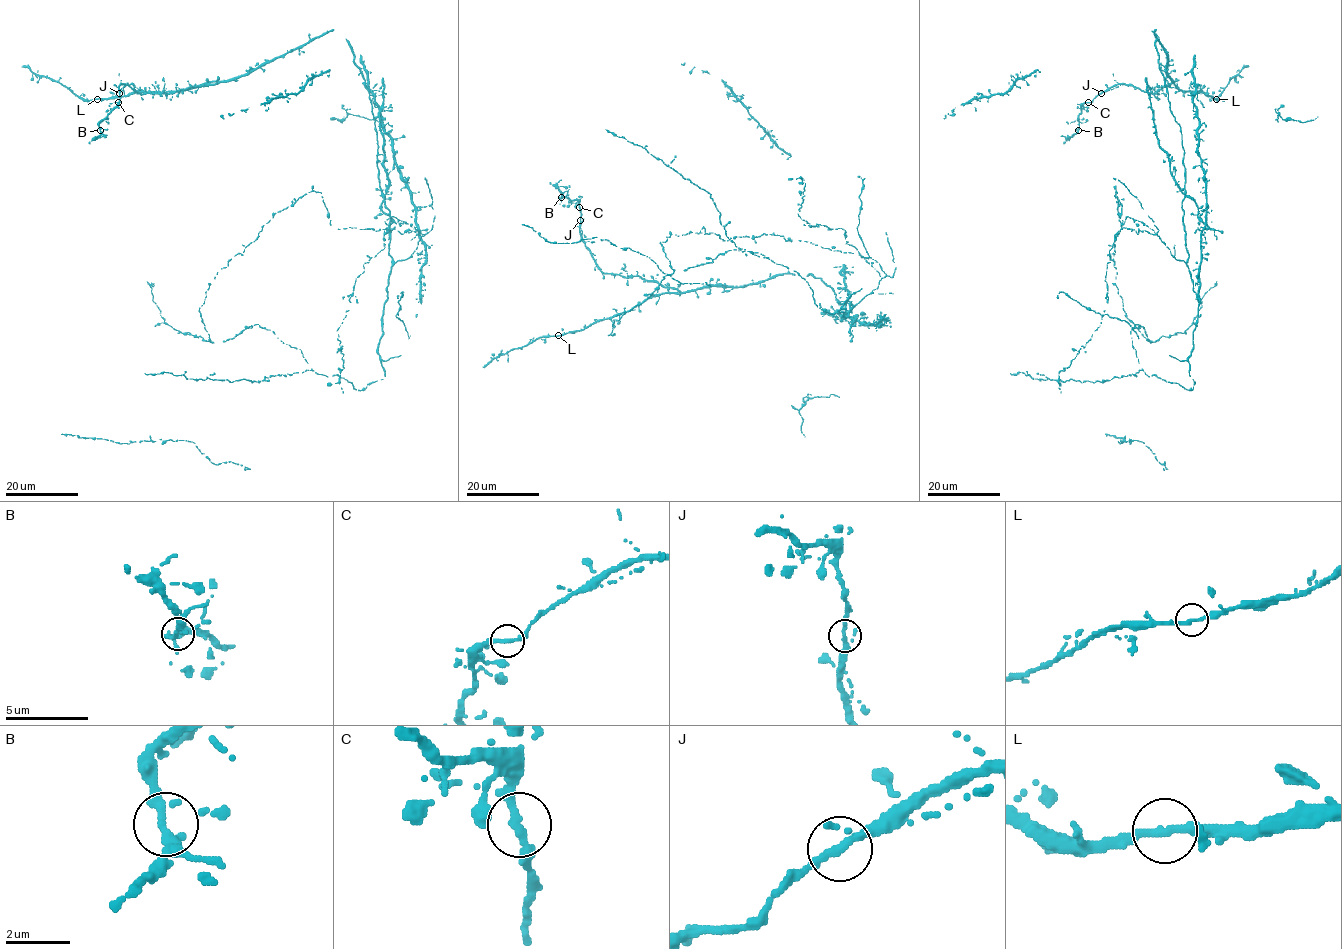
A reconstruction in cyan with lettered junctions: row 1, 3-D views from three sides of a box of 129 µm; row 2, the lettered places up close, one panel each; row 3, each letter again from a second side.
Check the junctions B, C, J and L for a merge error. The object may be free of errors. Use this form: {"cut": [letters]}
{"cut": []}

